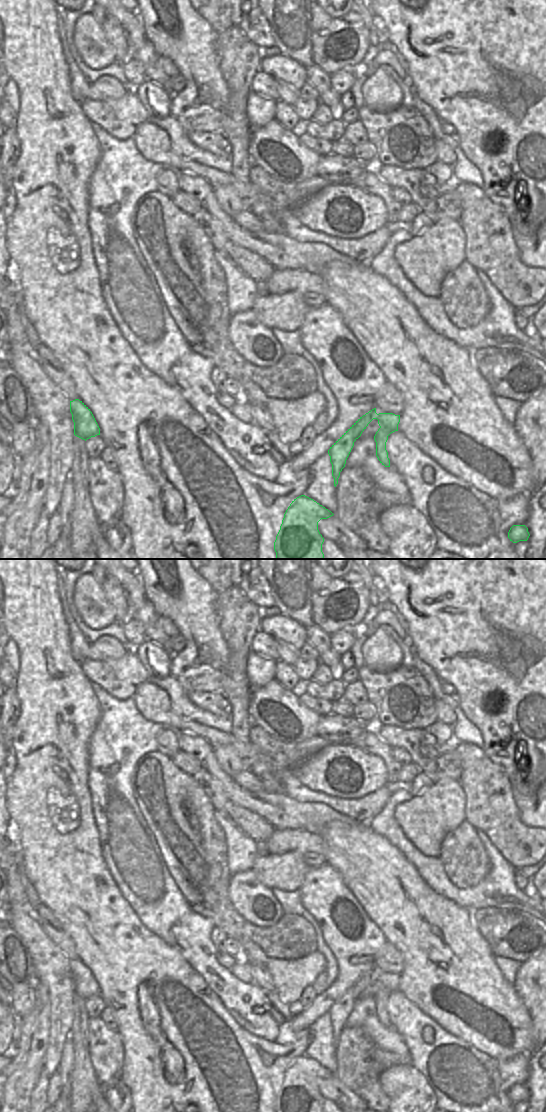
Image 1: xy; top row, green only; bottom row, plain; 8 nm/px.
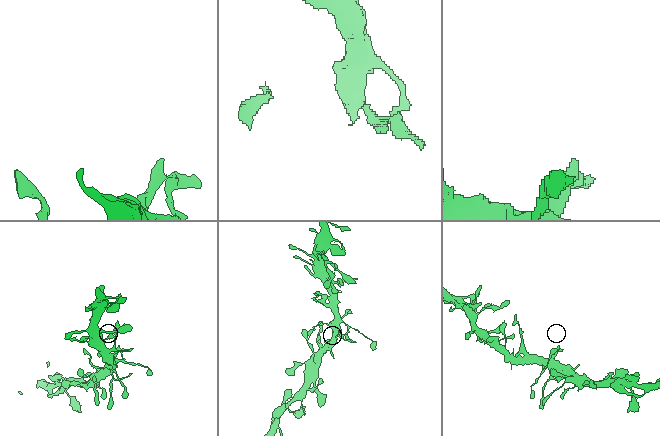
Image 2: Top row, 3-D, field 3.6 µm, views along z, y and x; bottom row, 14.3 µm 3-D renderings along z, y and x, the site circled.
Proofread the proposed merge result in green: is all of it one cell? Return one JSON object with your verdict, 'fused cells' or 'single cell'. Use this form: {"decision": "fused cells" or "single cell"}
{"decision": "single cell"}

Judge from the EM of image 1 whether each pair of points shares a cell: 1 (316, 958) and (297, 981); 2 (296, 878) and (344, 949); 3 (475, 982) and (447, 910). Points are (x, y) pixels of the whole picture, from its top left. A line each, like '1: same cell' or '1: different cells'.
1: same cell
2: different cells
3: same cell

